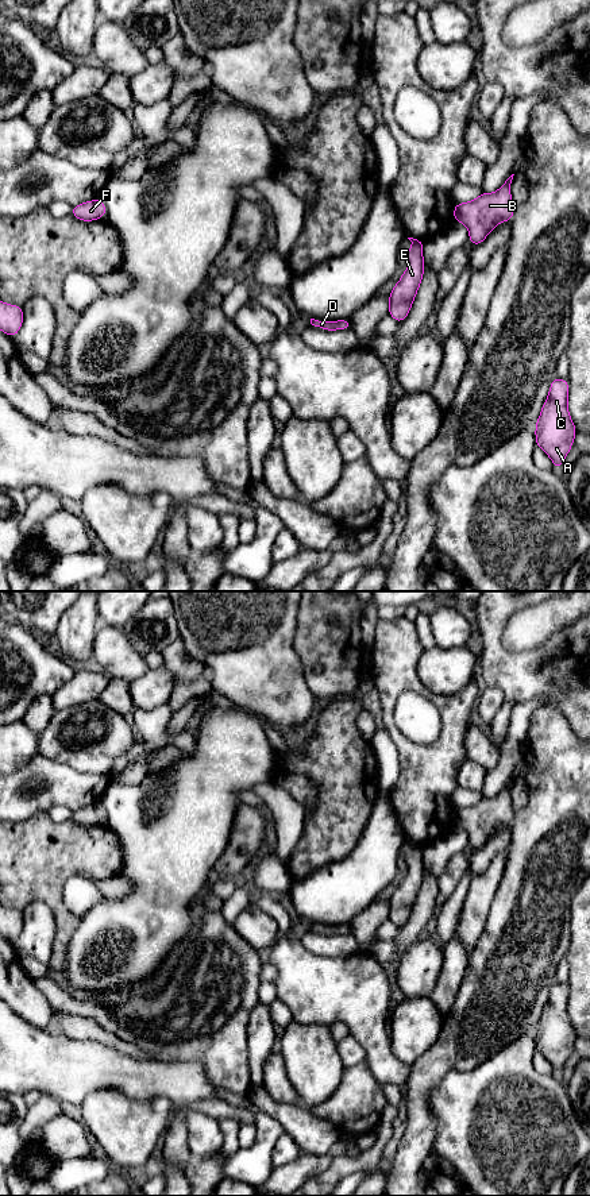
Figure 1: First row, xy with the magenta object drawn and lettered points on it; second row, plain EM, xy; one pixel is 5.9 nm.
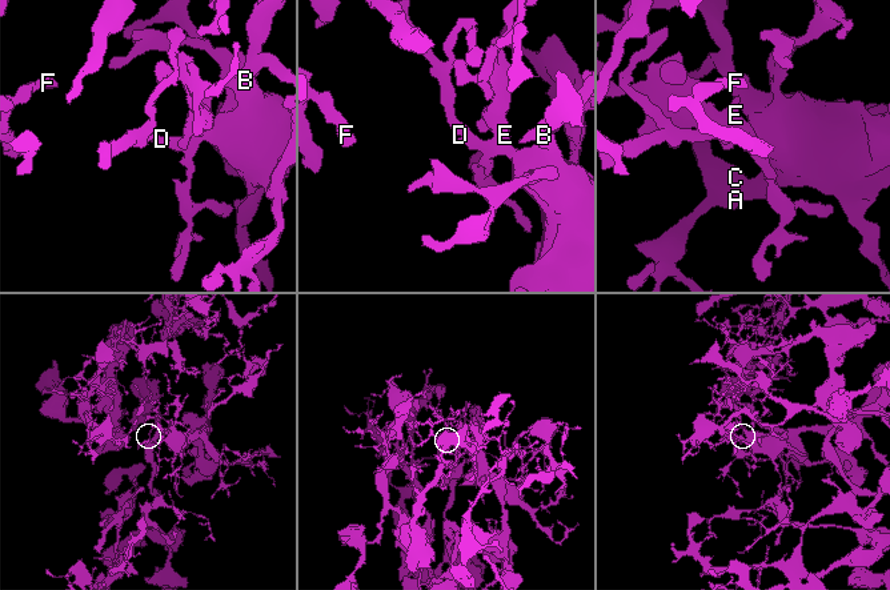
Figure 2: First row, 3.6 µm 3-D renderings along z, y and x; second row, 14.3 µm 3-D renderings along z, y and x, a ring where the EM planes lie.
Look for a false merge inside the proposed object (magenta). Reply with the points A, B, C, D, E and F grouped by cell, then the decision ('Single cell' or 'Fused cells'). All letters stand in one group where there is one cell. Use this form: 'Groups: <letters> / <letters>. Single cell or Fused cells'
Groups: A B C D E F. Single cell

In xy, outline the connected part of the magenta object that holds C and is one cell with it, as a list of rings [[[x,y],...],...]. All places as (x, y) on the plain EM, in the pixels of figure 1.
[[[555,981],[535,1033],[536,1050],[548,1060],[558,1075],[566,1065],[576,1039],[568,1018],[567,984]]]

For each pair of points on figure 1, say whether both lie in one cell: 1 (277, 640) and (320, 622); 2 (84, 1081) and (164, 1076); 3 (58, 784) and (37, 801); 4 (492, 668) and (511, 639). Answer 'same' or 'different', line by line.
1: different
2: same
3: same
4: different

